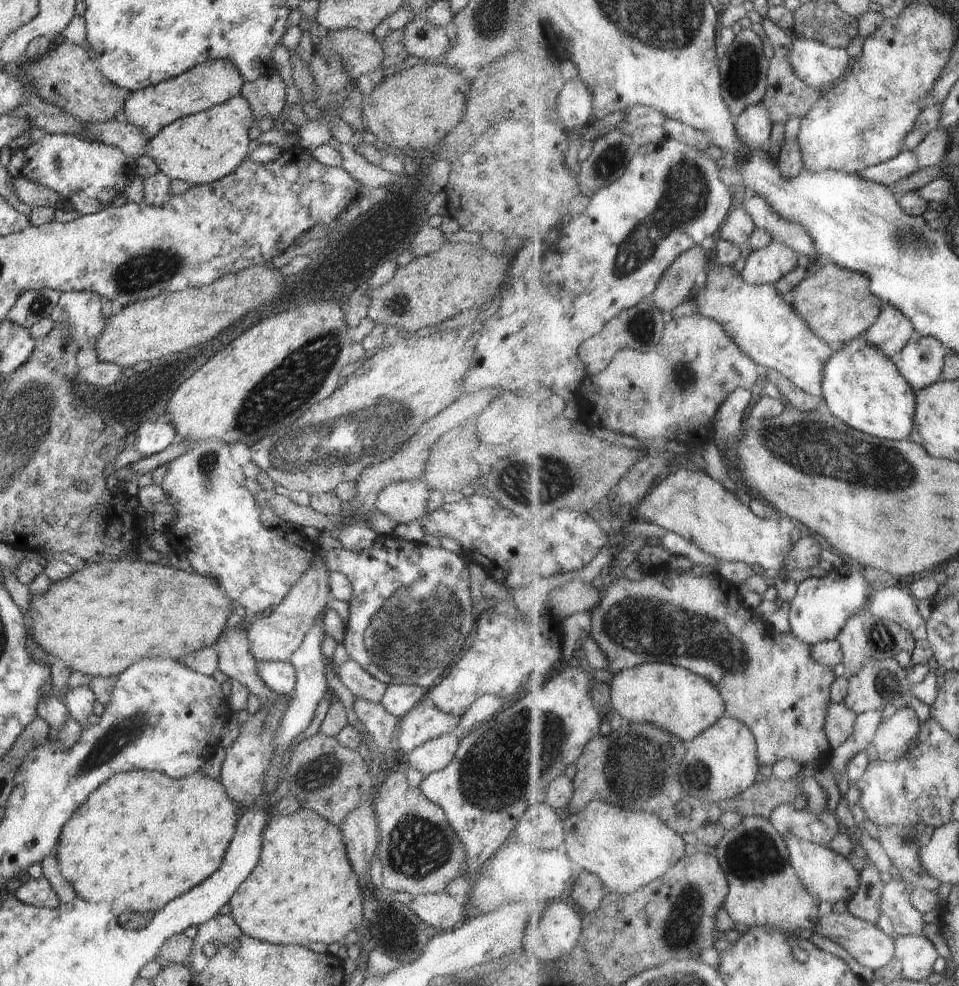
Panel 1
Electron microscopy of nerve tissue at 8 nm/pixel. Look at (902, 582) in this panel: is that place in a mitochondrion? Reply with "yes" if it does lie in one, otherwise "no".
no

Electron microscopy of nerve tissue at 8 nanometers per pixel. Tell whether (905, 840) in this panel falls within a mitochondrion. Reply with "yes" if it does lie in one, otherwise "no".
yes

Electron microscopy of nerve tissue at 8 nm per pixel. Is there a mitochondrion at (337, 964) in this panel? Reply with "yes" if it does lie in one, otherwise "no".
no

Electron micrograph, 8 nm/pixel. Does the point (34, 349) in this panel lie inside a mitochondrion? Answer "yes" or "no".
no

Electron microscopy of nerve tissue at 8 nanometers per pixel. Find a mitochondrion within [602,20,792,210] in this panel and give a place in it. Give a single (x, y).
(743, 73)

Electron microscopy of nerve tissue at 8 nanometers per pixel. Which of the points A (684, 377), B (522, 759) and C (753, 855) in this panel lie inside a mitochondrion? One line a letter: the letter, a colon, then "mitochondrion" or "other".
A: mitochondrion
B: mitochondrion
C: mitochondrion

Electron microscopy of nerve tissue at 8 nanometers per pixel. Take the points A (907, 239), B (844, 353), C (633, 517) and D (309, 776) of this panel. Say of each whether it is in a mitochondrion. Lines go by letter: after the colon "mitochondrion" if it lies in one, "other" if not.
A: mitochondrion
B: other
C: other
D: mitochondrion

